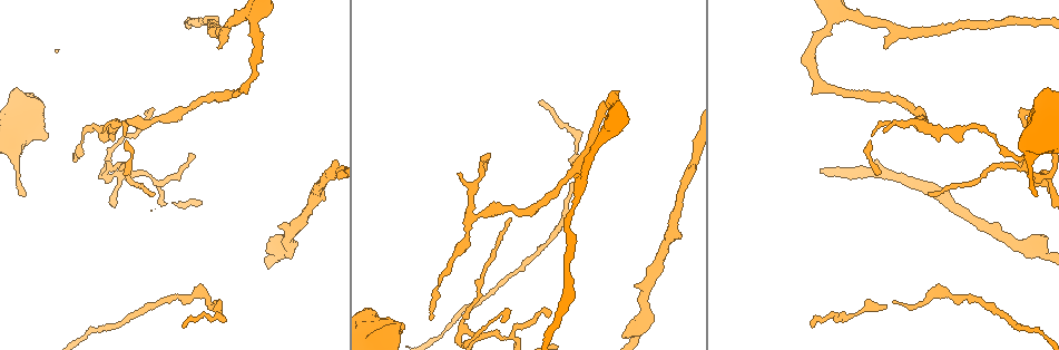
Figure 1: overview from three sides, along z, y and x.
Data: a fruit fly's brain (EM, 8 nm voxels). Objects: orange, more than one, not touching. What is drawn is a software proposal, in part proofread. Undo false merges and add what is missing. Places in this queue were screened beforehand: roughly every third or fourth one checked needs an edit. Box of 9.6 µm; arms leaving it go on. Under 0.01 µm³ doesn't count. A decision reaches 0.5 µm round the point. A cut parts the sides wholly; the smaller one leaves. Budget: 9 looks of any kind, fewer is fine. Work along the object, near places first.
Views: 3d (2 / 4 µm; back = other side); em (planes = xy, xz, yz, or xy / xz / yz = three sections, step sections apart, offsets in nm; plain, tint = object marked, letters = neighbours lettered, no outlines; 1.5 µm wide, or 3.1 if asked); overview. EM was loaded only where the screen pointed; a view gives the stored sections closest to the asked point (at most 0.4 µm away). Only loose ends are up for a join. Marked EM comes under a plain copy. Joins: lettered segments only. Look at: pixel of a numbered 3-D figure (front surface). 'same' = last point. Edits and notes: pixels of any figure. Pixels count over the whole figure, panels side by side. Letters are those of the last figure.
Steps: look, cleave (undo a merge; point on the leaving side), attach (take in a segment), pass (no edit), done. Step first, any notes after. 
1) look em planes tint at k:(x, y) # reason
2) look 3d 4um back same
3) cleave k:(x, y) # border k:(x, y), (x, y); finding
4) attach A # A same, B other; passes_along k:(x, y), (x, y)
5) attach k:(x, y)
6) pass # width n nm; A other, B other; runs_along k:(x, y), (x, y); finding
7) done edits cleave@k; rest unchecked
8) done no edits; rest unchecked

look em yz step 4 tint at 1:(622, 335) # stops while still wide

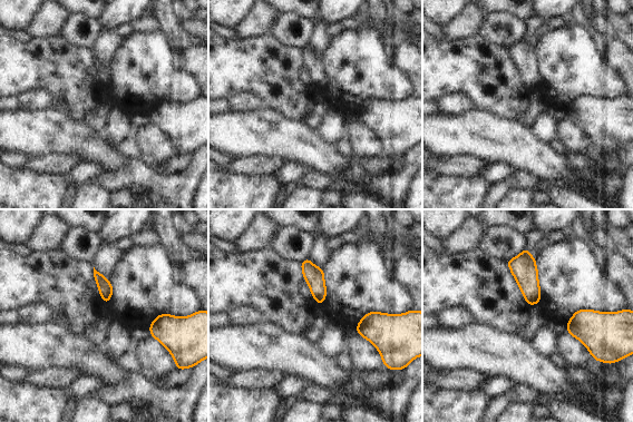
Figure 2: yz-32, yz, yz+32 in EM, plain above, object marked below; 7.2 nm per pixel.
look em planes letters same

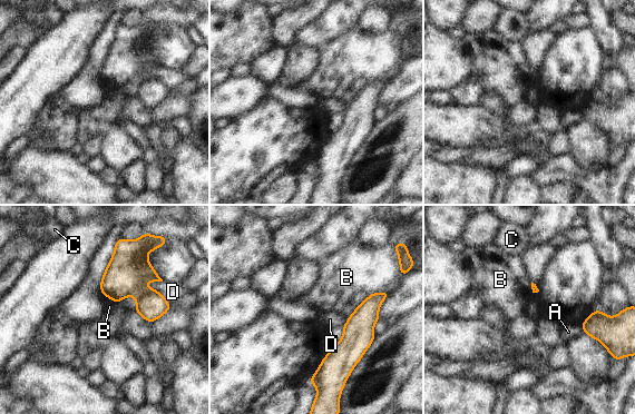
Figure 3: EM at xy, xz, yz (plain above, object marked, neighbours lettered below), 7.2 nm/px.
pass # A other, B other, C other, D other; border 3:(384, 291), (371, 293), (348, 319); none of them fits

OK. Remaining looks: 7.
look em planes letters at 1:(504, 321) # thin end

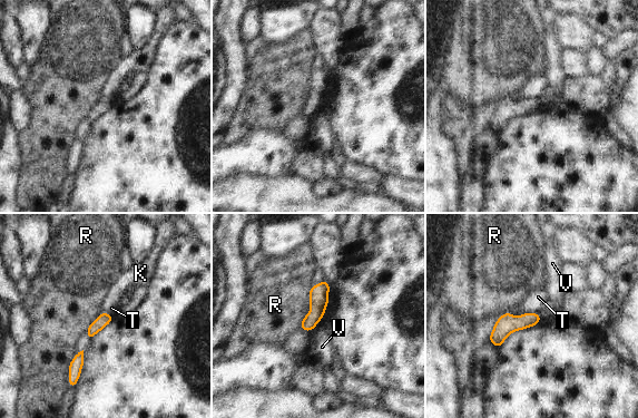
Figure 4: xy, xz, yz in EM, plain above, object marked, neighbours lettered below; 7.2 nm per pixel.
pass # longest_contact R 110 nm; K other, R other, T other, V other; border 4:(318, 321), (311, 331); none of them fits

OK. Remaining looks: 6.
look 3d 4um back at 1:(1036, 196) # branch stops here

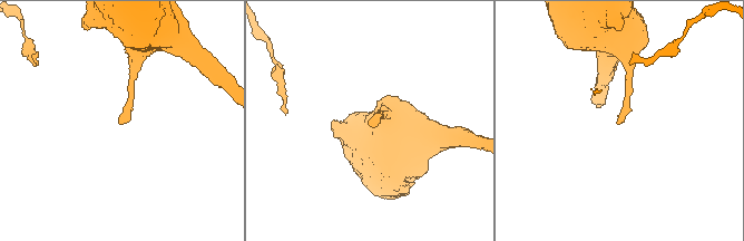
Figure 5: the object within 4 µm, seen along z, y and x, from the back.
look em planes letters at 5:(618, 121)

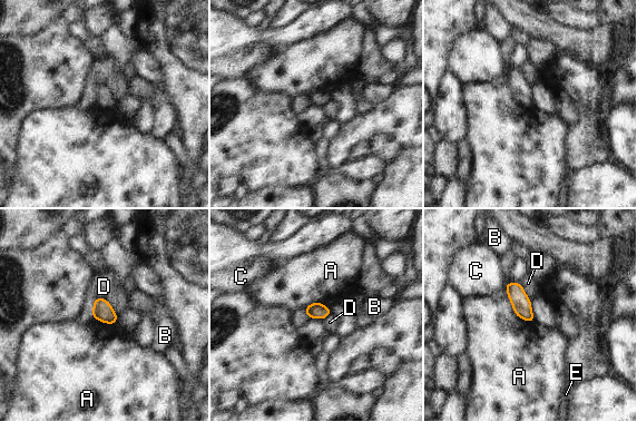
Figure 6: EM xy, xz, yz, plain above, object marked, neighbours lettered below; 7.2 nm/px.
pass # longest_contact A 340 nm; A other, B other, C other, D other, E other; border 6:(505, 286), (513, 312), (533, 322); no lettered segment goes on from it

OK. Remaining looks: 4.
look em planes letters at 1:(926, 122) # arms part here

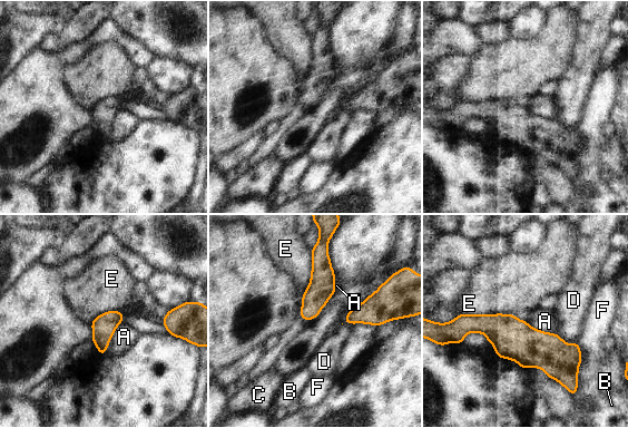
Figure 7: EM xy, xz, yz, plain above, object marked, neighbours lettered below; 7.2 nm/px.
pass # A other, B other, C other, D other, E other, F other; runs_along 7:(463, 318), (576, 366); continuous, no second neuron

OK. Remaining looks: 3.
done no edits; rest unchecked

